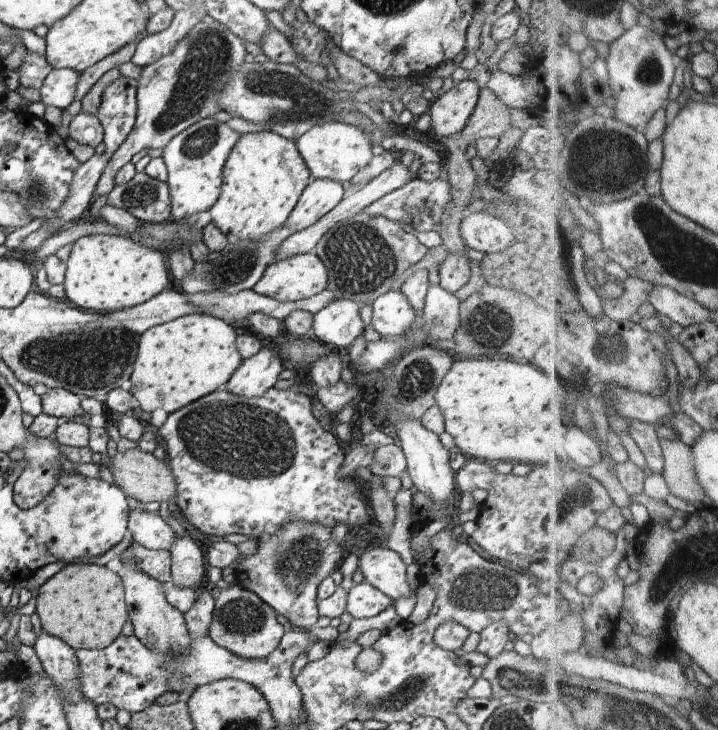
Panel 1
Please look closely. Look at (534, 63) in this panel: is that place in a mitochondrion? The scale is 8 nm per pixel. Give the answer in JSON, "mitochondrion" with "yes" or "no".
{"mitochondrion":"no"}

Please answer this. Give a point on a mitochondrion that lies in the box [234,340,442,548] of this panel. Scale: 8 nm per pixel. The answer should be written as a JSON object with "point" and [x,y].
{"point":[416,379]}

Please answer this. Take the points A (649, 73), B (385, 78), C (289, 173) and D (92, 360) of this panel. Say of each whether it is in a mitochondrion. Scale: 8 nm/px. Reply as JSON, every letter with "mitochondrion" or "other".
{"A":"mitochondrion","B":"other","C":"other","D":"mitochondrion"}

